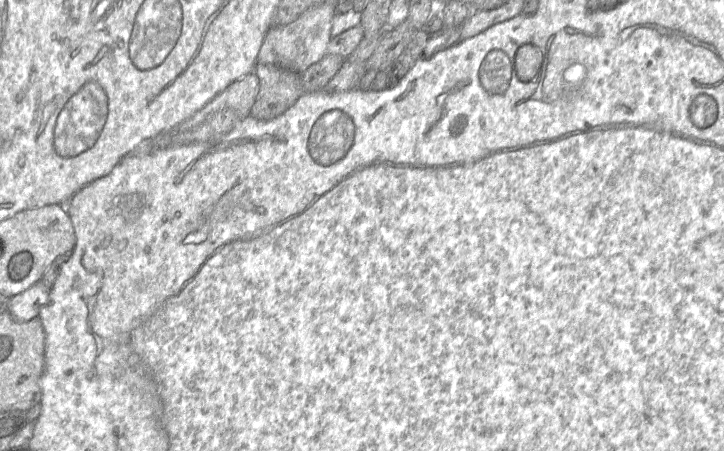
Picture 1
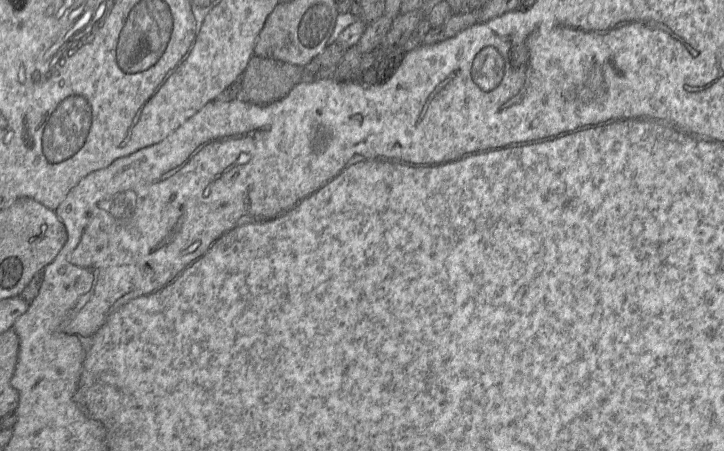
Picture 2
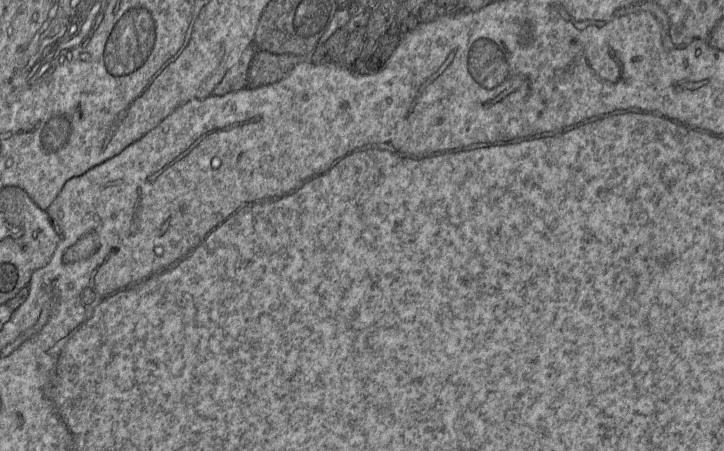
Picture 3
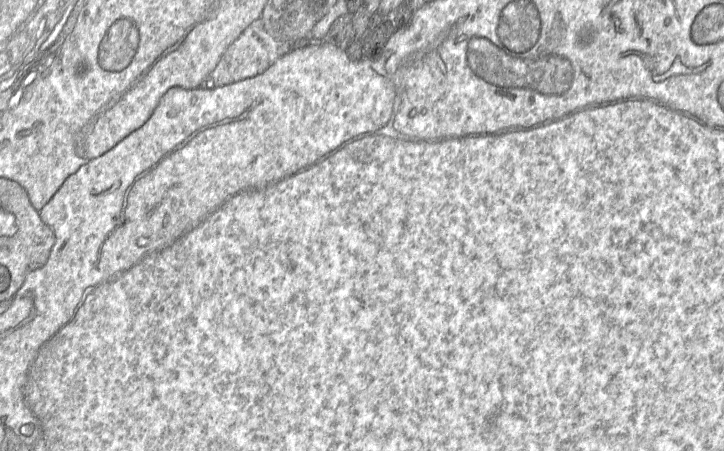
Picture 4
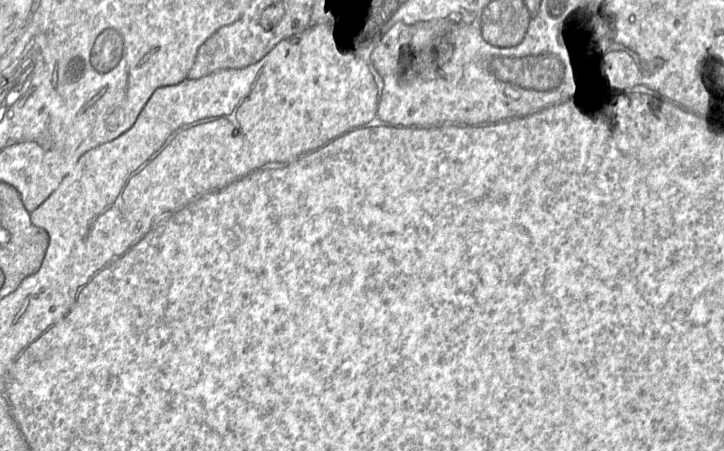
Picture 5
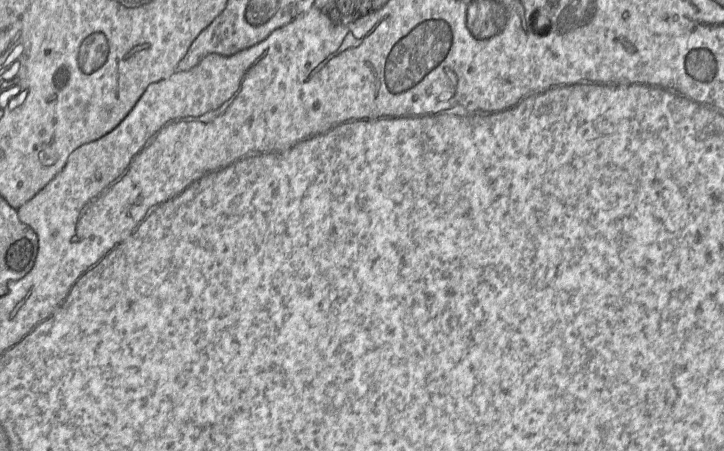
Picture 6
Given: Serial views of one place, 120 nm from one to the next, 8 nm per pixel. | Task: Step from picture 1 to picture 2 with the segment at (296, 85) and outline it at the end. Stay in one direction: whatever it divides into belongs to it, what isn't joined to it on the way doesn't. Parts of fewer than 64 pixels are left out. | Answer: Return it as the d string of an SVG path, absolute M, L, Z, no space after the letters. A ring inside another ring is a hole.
M253 55L236 88L237 99L269 105L286 97L304 80L302 66Z

